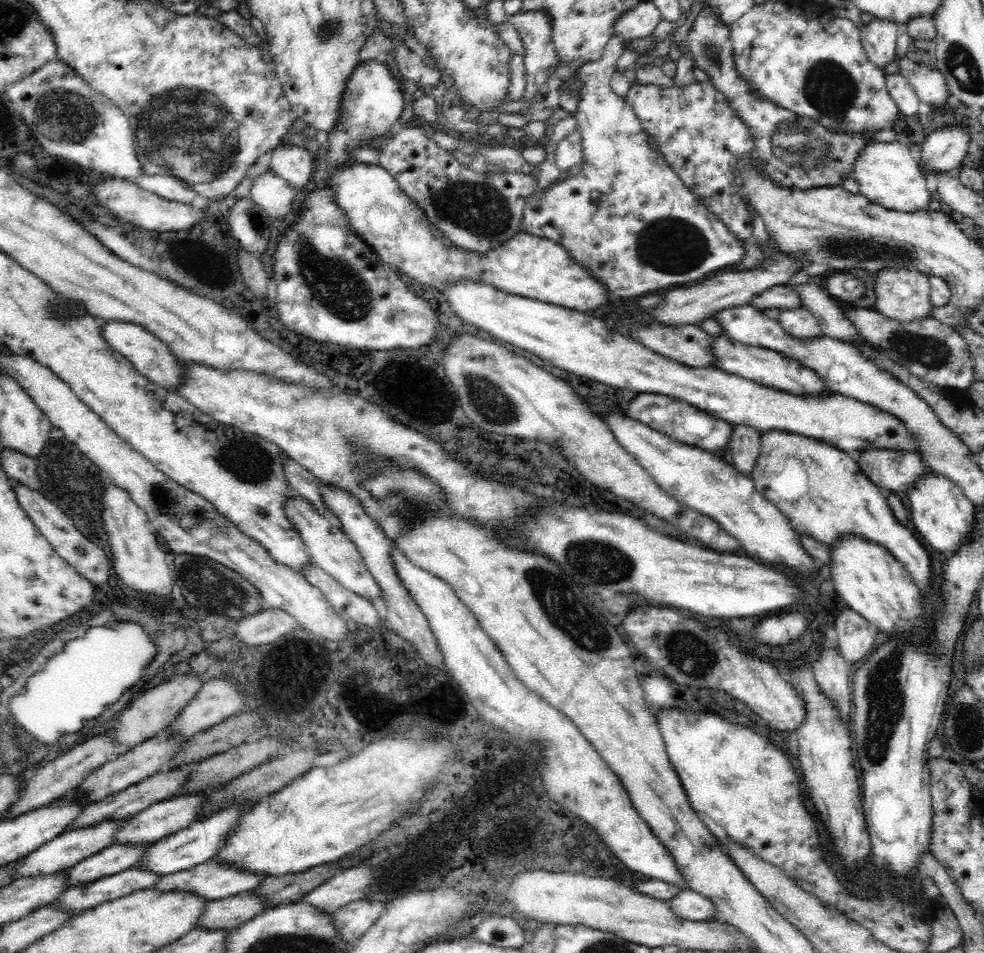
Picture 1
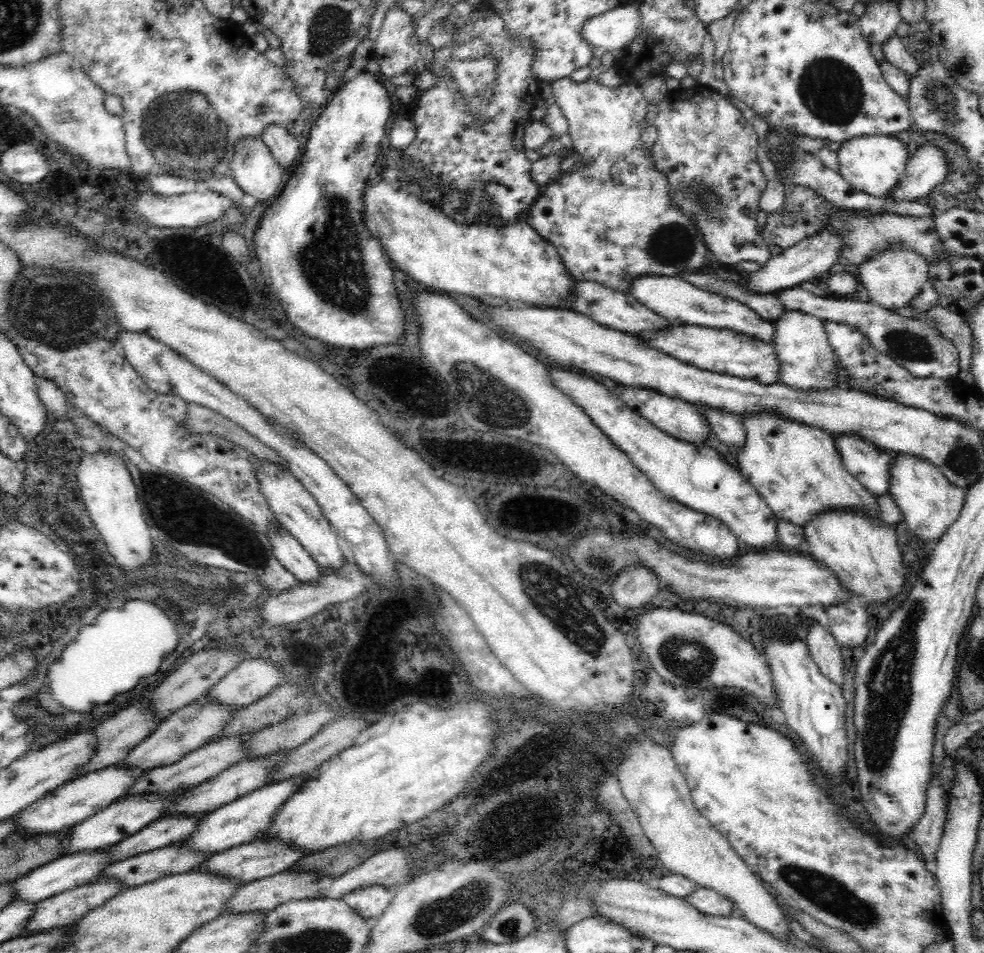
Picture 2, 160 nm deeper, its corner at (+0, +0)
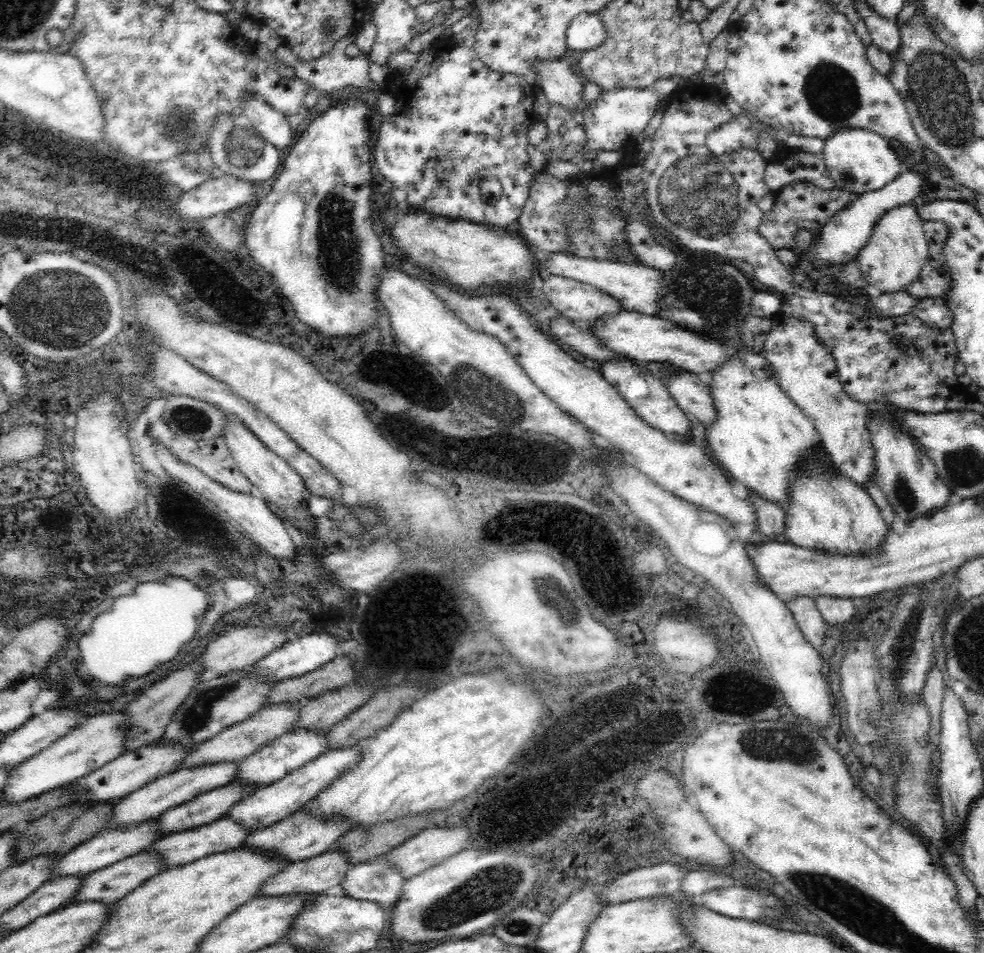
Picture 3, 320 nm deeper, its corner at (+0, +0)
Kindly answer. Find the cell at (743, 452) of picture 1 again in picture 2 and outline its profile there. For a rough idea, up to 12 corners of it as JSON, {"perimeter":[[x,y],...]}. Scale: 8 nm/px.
{"perimeter":[[696,404],[713,432],[728,447],[744,442],[737,415]]}

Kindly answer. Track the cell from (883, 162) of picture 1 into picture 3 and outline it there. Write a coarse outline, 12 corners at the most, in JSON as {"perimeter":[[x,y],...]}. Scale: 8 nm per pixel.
{"perimeter":[[863,129],[824,139],[832,184],[856,196],[903,167],[889,141]]}

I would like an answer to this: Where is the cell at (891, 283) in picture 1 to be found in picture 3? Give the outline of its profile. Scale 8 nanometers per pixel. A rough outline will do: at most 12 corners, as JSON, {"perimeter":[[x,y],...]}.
{"perimeter":[[916,202],[876,222],[857,265],[877,292],[916,281],[929,248]]}

